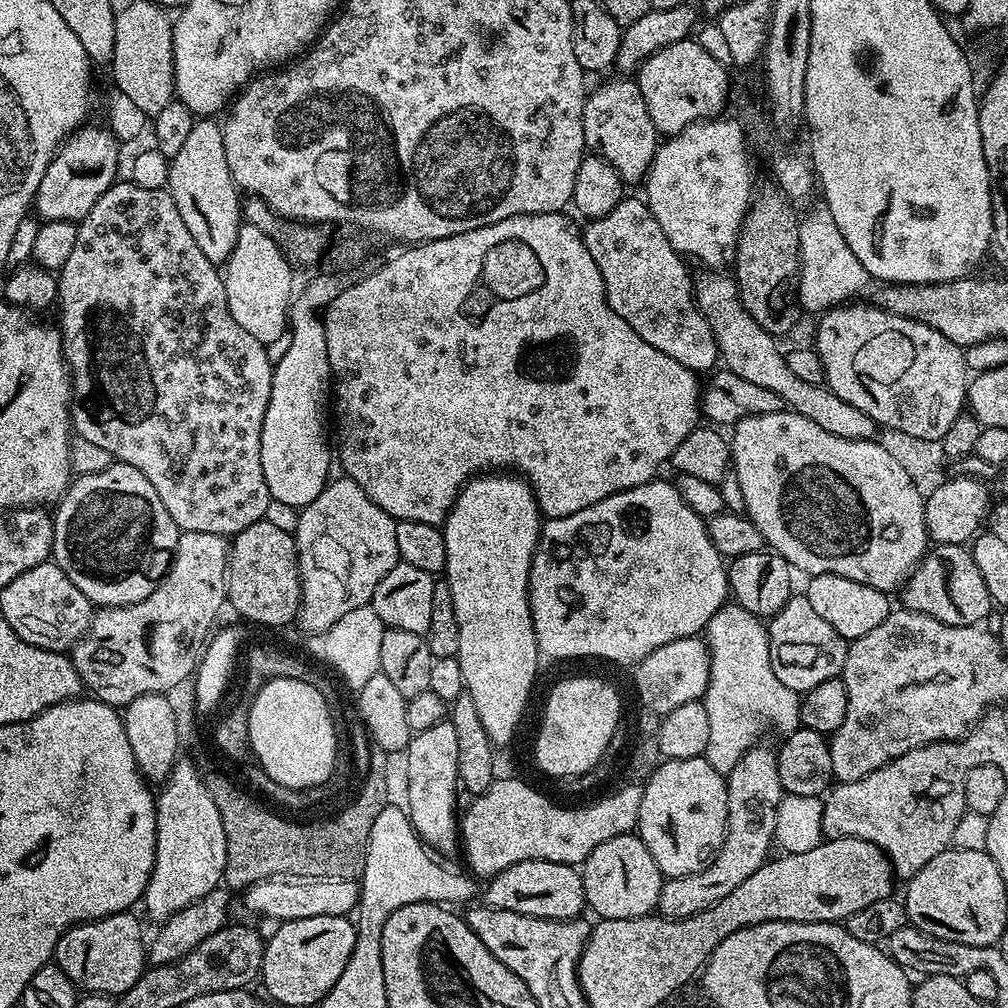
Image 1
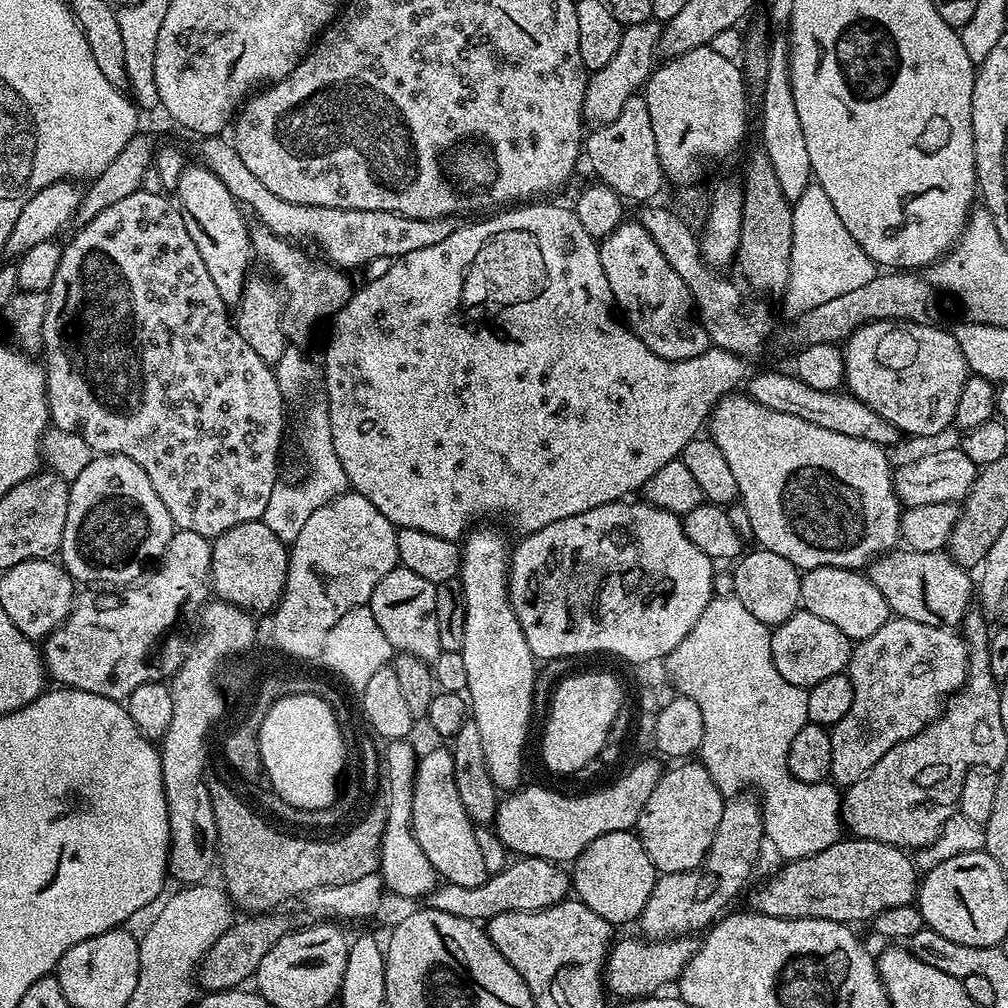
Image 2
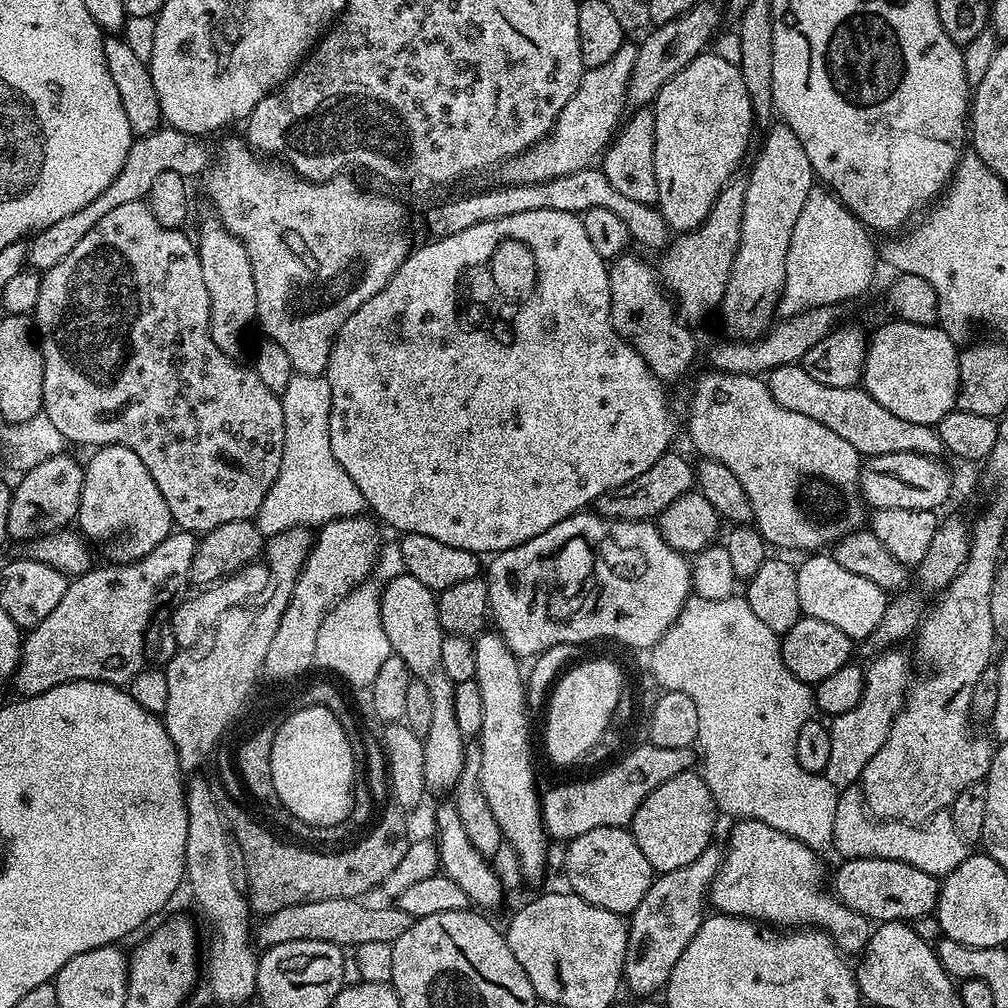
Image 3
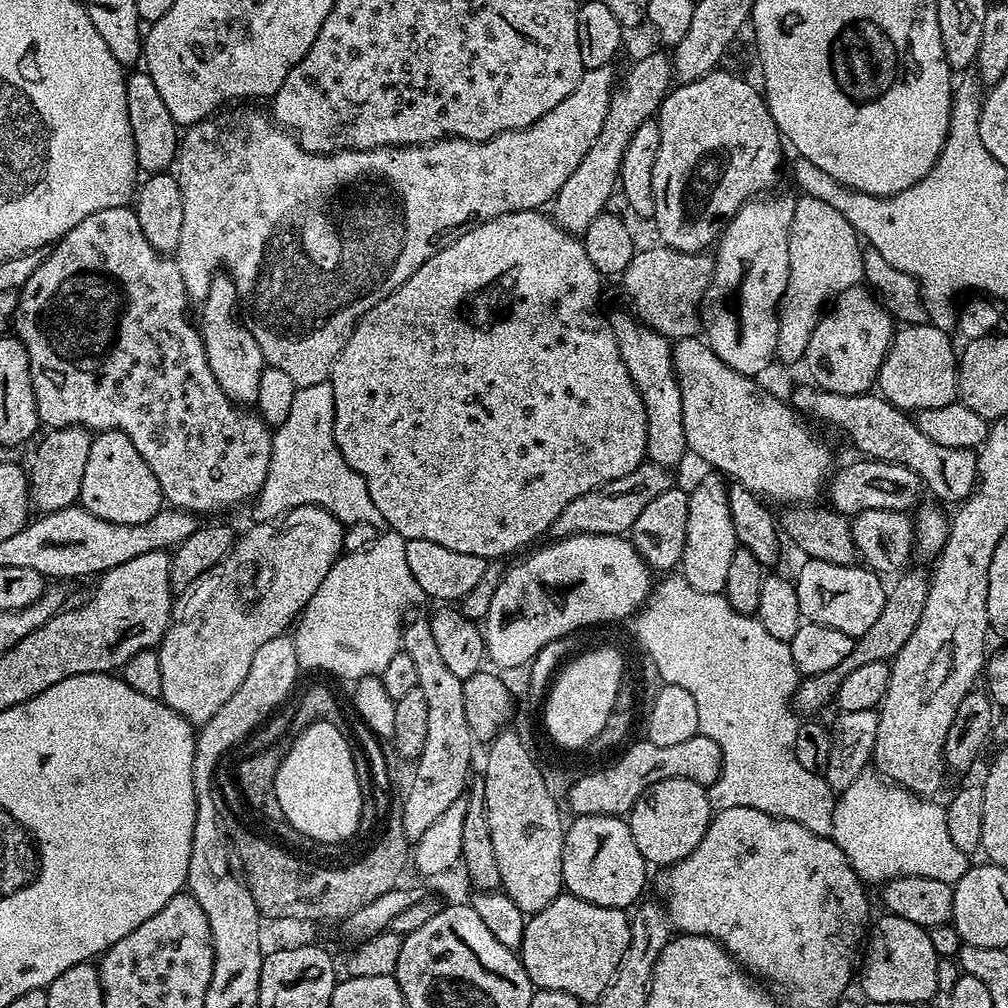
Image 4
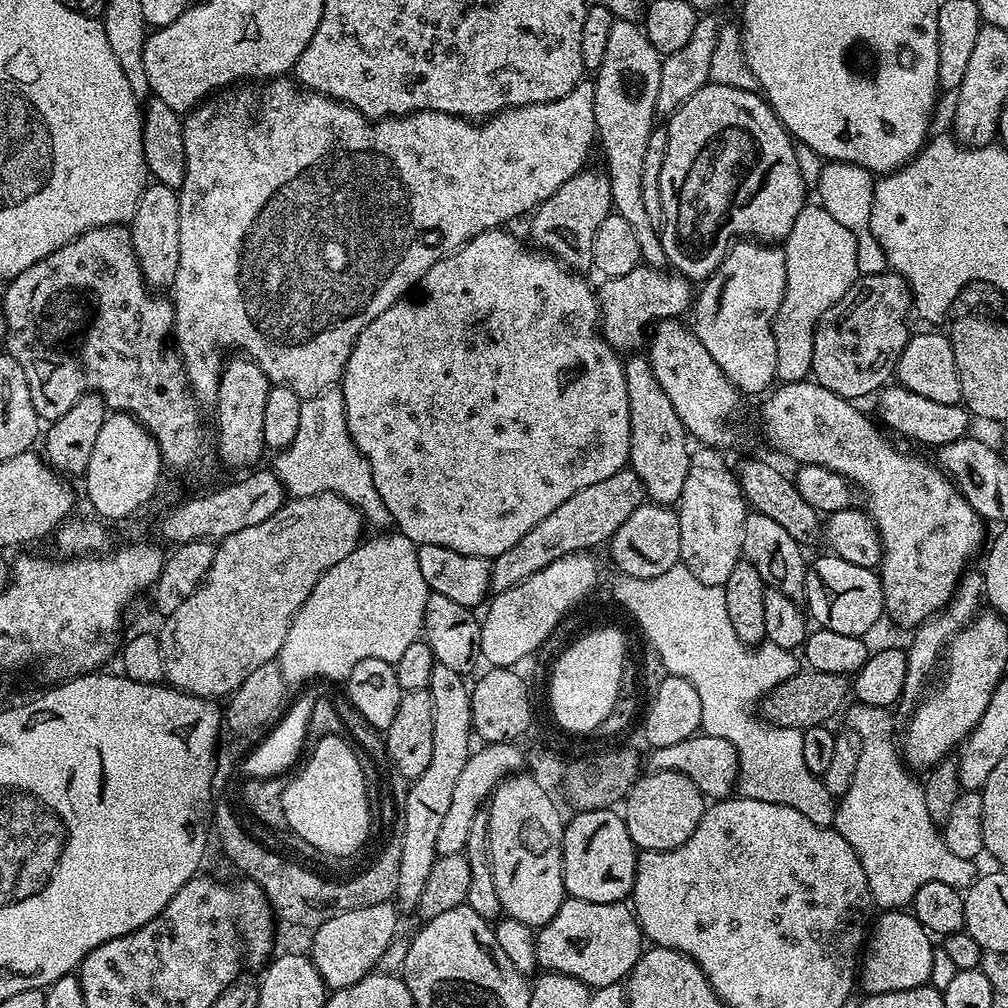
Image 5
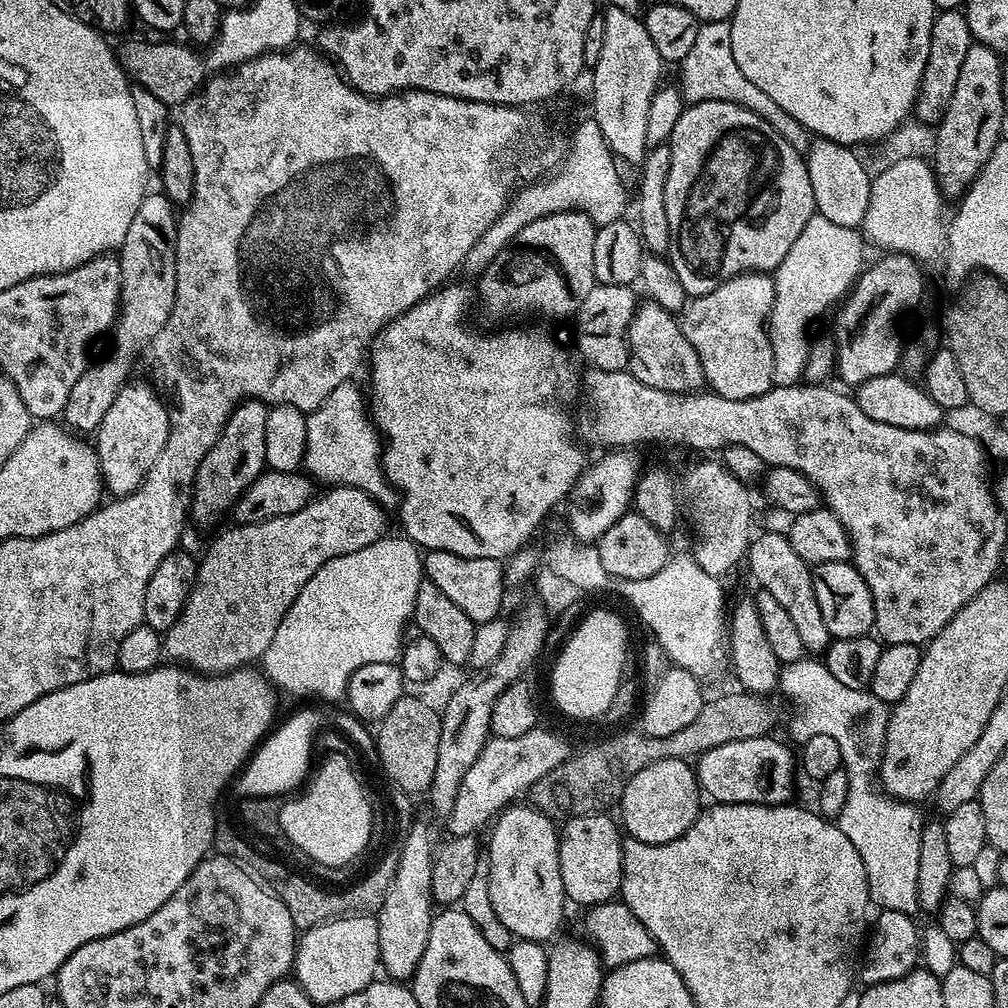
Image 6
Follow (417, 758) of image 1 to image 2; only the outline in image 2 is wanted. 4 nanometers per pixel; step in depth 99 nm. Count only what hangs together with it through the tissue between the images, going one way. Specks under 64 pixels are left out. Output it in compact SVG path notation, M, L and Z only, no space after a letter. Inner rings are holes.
M447 747L432 748L419 757L416 777L413 782L413 816L412 832L417 838L422 851L429 858L441 881L454 886L482 886L490 875L488 860L484 857L484 848L476 837L477 825L466 814L466 806L462 806L462 798L458 798L458 786L454 786L454 758Z

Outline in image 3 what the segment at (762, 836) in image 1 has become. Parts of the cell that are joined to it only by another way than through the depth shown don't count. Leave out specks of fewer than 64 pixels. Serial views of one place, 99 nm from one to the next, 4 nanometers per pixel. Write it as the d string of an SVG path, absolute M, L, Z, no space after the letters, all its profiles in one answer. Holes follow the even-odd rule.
M710 846L690 866L678 866L678 870L661 872L653 879L646 898L627 921L628 949L624 959L623 987L632 991L636 998L652 998L667 984L674 970L674 962L682 958L682 950L690 946L690 938L698 934L706 915L706 905L710 900L712 880L720 872L720 863L724 861L724 852Z

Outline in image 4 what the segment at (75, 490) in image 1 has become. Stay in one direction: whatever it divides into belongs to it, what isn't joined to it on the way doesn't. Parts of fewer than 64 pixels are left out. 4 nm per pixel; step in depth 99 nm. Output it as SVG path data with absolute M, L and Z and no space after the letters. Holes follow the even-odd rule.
M97 432L92 437L90 458L86 458L86 474L82 474L82 490L79 503L90 513L106 522L115 524L142 524L154 518L165 503L164 496L160 493L158 478L154 478L154 470L146 466L142 454L134 450L134 442L126 438L121 432Z

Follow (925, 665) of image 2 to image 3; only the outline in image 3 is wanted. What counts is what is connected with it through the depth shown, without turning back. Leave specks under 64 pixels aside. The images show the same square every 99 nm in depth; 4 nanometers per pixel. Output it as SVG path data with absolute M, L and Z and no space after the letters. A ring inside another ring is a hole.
M899 647L889 648L887 652L867 661L864 689L862 698L858 698L858 706L854 706L854 710L846 710L846 714L831 721L830 762L826 762L826 770L822 775L838 790L853 787L859 781L862 770L866 770L866 762L870 762L870 758L882 750L882 742L886 742L890 726L904 707L904 697L908 695L913 679L913 661L910 656L908 661L907 654L900 651L904 650Z

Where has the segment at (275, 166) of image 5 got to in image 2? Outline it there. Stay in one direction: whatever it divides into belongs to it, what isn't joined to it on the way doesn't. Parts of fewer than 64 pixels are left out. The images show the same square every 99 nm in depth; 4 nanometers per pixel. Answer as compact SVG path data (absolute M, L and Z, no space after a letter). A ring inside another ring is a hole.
M653 19L625 27L622 42L618 42L618 50L614 58L610 58L610 62L606 62L602 70L589 75L582 115L585 121L593 125L614 122L614 118L618 118L618 114L622 112L622 106L626 106L628 99L643 89L658 60L656 47L660 41L660 30L661 25ZM253 227L250 235L253 253L257 257L264 256L265 262L272 267L271 275L286 293L286 316L290 321L291 331L293 328L296 332L304 332L315 320L326 319L327 321L335 317L336 313L342 310L342 306L346 306L346 302L352 297L354 291L354 283L352 284L351 278L348 277L351 275L347 271L320 258L311 260L304 253L307 251L303 247L297 246L291 240L283 240L280 236L275 236L269 228ZM286 291L288 291L288 296Z

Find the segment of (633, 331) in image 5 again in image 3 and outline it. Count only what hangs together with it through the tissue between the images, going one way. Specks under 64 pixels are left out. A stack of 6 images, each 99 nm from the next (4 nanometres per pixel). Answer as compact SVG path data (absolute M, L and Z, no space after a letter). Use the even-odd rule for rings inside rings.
M747 175L731 176L724 183L708 217L690 232L677 235L659 253L658 275L661 284L678 301L678 312L685 321L700 320L708 311L720 303L726 282L730 276L730 266L740 241L742 206L748 185Z

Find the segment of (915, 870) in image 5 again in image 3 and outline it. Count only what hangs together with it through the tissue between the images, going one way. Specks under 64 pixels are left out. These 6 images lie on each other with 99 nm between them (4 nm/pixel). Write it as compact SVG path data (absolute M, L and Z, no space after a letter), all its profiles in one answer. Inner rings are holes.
M859 787L843 789L838 798L838 810L834 810L833 849L841 852L844 860L869 856L886 858L894 862L906 862L926 870L926 874L937 878L950 875L970 855L970 844L960 837L954 826L951 811L936 812L923 824L905 824L903 820L881 820L866 811L864 794Z

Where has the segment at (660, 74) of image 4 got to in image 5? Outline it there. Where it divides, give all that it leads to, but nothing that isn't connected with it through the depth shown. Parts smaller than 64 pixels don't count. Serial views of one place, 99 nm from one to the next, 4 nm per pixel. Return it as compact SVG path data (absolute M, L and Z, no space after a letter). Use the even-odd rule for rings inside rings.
M592 166L585 167L574 174L574 178L562 182L562 186L558 186L558 190L531 213L531 243L549 256L556 257L565 268L577 274L587 273L587 268L593 267L594 238L598 234L598 226L602 226L613 212L607 171L595 172Z

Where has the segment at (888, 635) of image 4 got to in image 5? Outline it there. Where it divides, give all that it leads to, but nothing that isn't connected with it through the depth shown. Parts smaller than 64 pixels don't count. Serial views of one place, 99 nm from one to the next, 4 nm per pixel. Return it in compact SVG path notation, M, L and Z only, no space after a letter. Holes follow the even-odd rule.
M798 670L786 682L782 682L774 690L770 690L768 695L760 701L758 712L767 723L775 728L813 728L819 724L827 725L831 716L836 716L849 703L850 700L850 680L842 674L826 674L825 672L813 672L811 670Z

